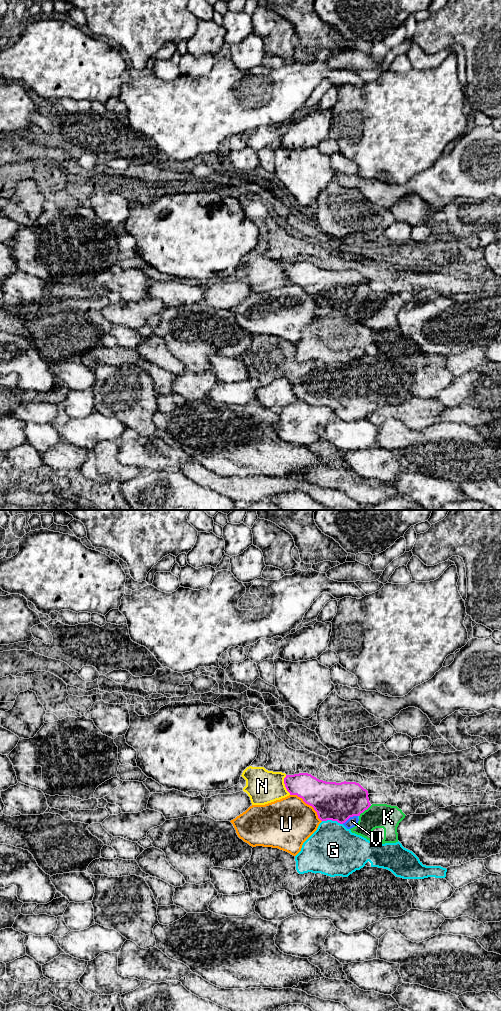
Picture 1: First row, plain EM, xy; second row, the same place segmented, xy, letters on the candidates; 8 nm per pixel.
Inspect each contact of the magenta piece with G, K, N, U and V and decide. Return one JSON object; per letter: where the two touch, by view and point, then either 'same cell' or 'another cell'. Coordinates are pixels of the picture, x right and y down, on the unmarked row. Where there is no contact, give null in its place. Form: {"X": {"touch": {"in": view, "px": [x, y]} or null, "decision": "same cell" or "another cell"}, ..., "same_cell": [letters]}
{"G": {"touch": {"in": "xy", "px": [332, 308]}, "decision": "another cell"}, "K": {"touch": {"in": "xy", "px": [364, 298]}, "decision": "another cell"}, "N": {"touch": {"in": "xy", "px": [285, 273]}, "decision": "another cell"}, "U": {"touch": {"in": "xy", "px": [308, 292]}, "decision": "another cell"}, "V": {"touch": {"in": "xy", "px": [349, 305]}, "decision": "another cell"}, "same_cell": []}

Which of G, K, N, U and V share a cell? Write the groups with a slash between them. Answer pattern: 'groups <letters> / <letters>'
groups G / K V / N / U

